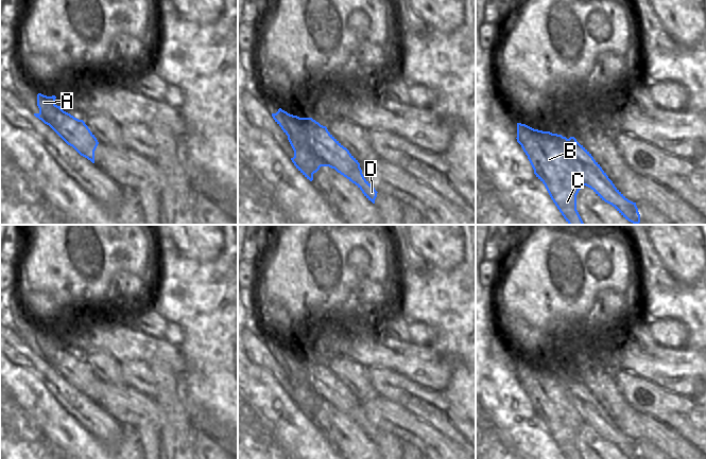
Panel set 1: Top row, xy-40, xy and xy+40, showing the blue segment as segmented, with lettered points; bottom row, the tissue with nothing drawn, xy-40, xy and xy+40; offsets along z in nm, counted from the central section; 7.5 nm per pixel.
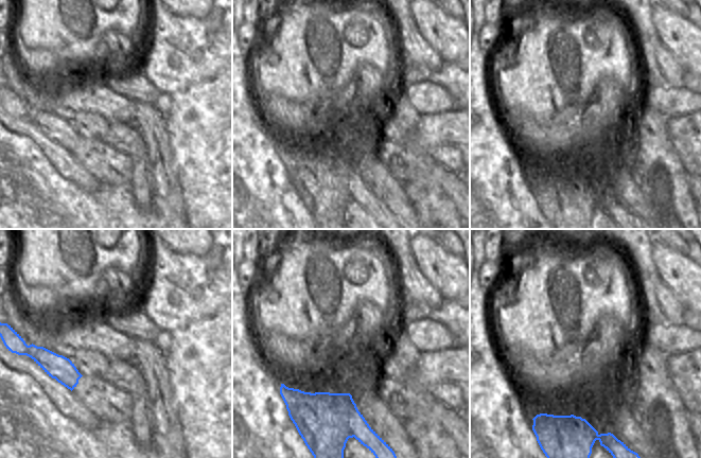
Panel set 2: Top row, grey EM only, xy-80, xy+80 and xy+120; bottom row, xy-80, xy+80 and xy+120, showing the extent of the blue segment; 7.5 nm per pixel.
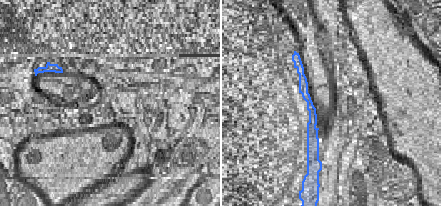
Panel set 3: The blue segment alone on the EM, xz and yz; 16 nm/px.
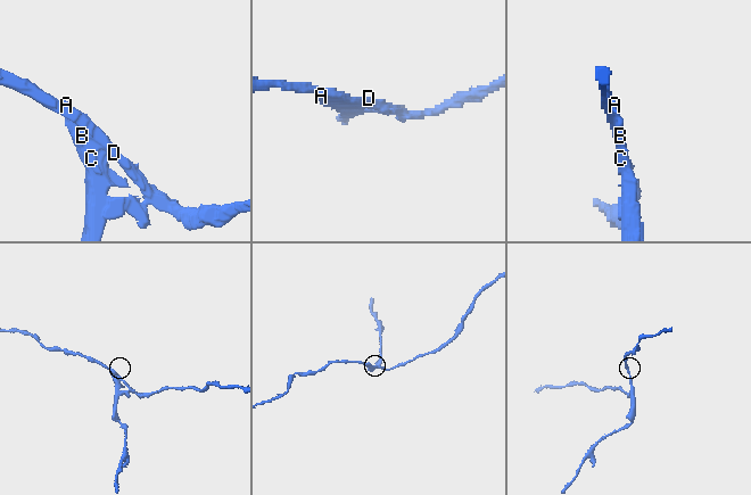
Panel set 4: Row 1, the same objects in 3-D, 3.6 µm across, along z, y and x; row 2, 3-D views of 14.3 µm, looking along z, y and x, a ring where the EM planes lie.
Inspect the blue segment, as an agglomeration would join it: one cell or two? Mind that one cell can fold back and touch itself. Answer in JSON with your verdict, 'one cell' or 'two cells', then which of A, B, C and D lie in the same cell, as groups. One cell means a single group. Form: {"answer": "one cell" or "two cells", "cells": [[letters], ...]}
{"answer": "two cells", "cells": [["A", "D"], ["B", "C"]]}

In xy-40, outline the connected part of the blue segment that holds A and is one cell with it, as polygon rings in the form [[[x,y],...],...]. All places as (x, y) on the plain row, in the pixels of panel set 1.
[[[37,332],[39,351],[54,365],[54,369],[81,393],[94,401],[94,388],[99,382],[83,357],[64,349],[55,341],[55,333]]]

